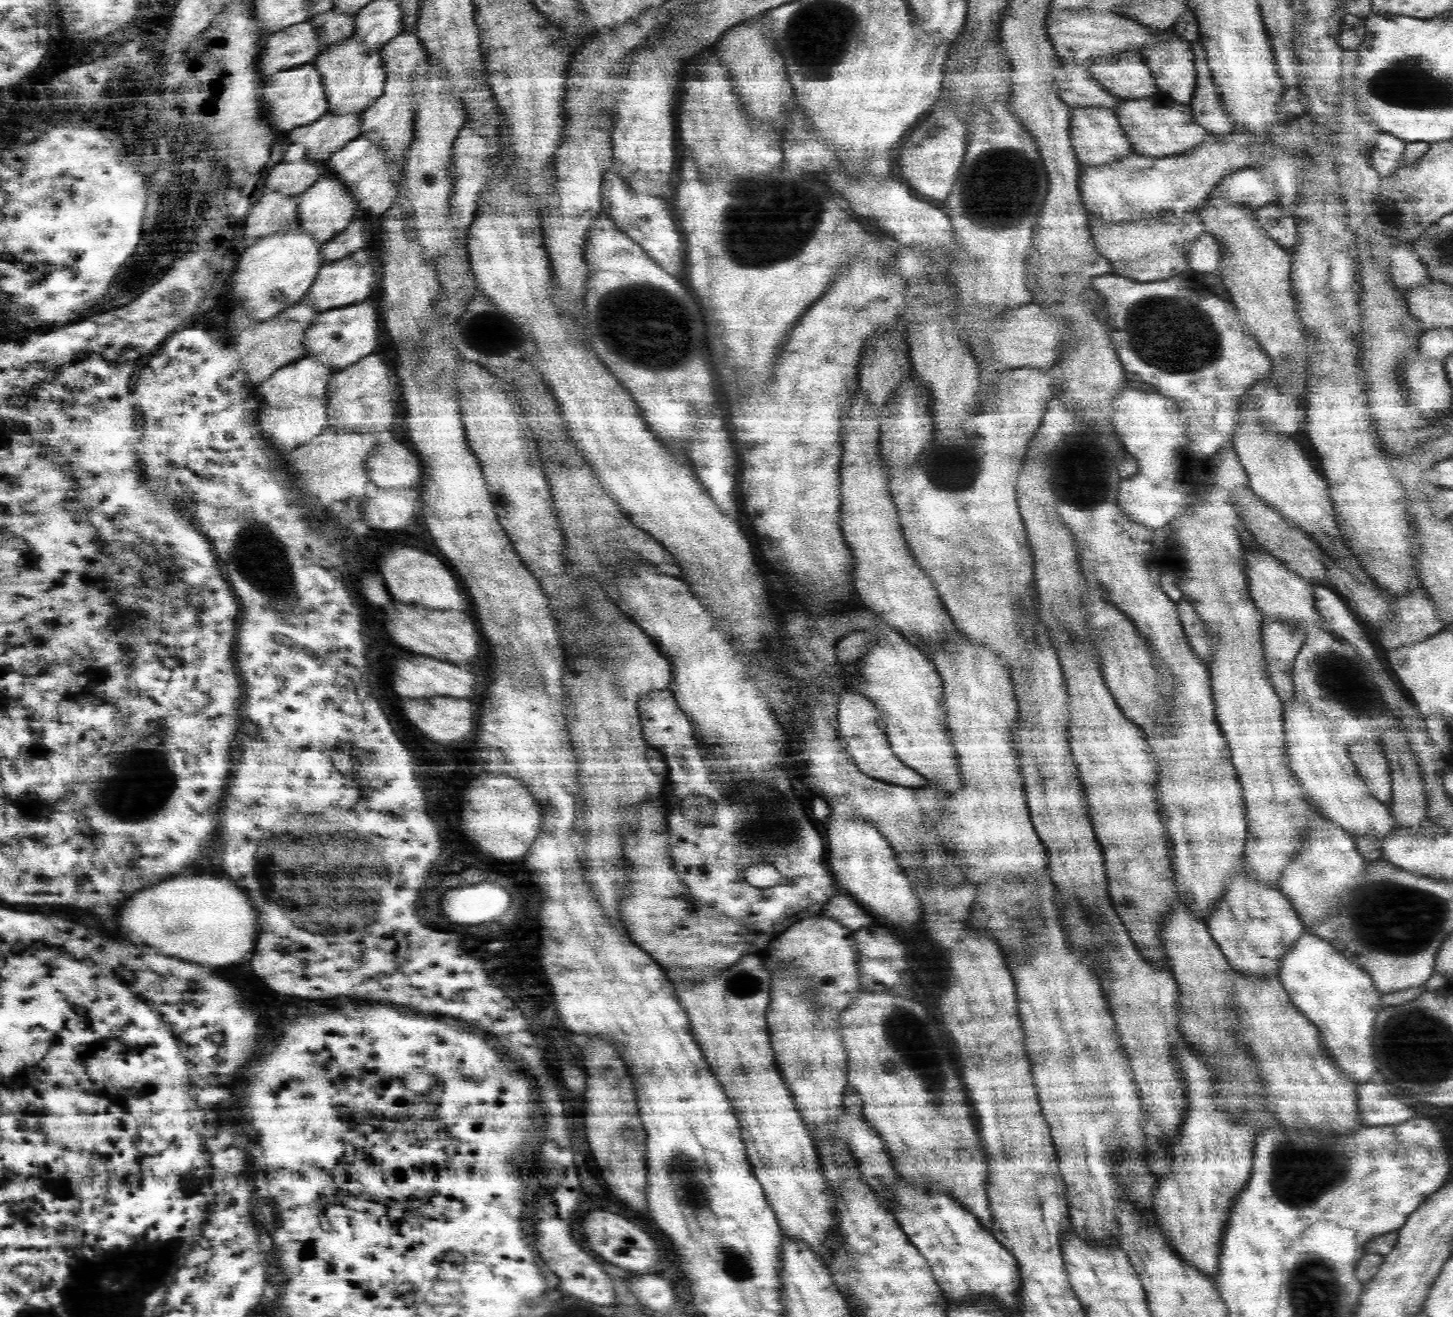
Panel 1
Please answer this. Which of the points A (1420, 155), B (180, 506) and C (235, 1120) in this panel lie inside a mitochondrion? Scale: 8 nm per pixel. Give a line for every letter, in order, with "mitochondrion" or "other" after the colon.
A: other
B: other
C: other

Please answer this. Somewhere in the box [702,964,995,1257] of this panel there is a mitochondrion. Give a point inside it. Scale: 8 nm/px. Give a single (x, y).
(893, 1028)

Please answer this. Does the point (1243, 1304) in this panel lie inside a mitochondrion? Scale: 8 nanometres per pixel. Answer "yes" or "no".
no

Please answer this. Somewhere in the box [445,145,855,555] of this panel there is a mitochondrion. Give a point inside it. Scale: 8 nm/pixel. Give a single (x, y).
(767, 252)

